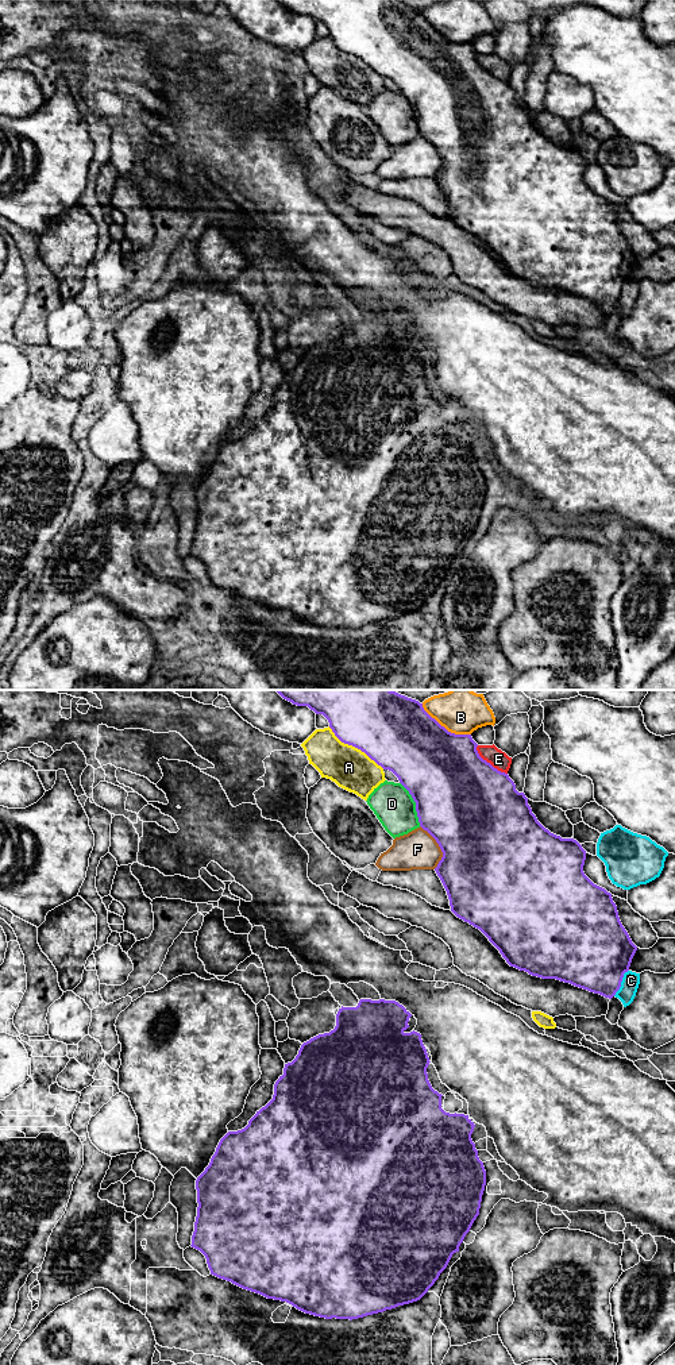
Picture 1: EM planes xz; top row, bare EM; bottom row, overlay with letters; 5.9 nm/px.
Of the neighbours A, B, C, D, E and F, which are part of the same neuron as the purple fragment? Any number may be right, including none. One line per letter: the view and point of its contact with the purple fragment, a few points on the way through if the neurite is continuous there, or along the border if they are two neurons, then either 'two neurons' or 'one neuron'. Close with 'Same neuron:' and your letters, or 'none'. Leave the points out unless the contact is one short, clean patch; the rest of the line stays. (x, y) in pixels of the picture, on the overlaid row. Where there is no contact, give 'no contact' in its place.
A: meets purple in xz at (355, 747); two neurons
B: meets purple in xz at (443, 727); two neurons
C: meets purple in xz at (620, 983); two neurons
D: meets purple in xz at (416, 804); two neurons
E: meets purple in xz at (489, 763); two neurons
F: meets purple in xz at (439, 845); two neurons
Same neuron: none

